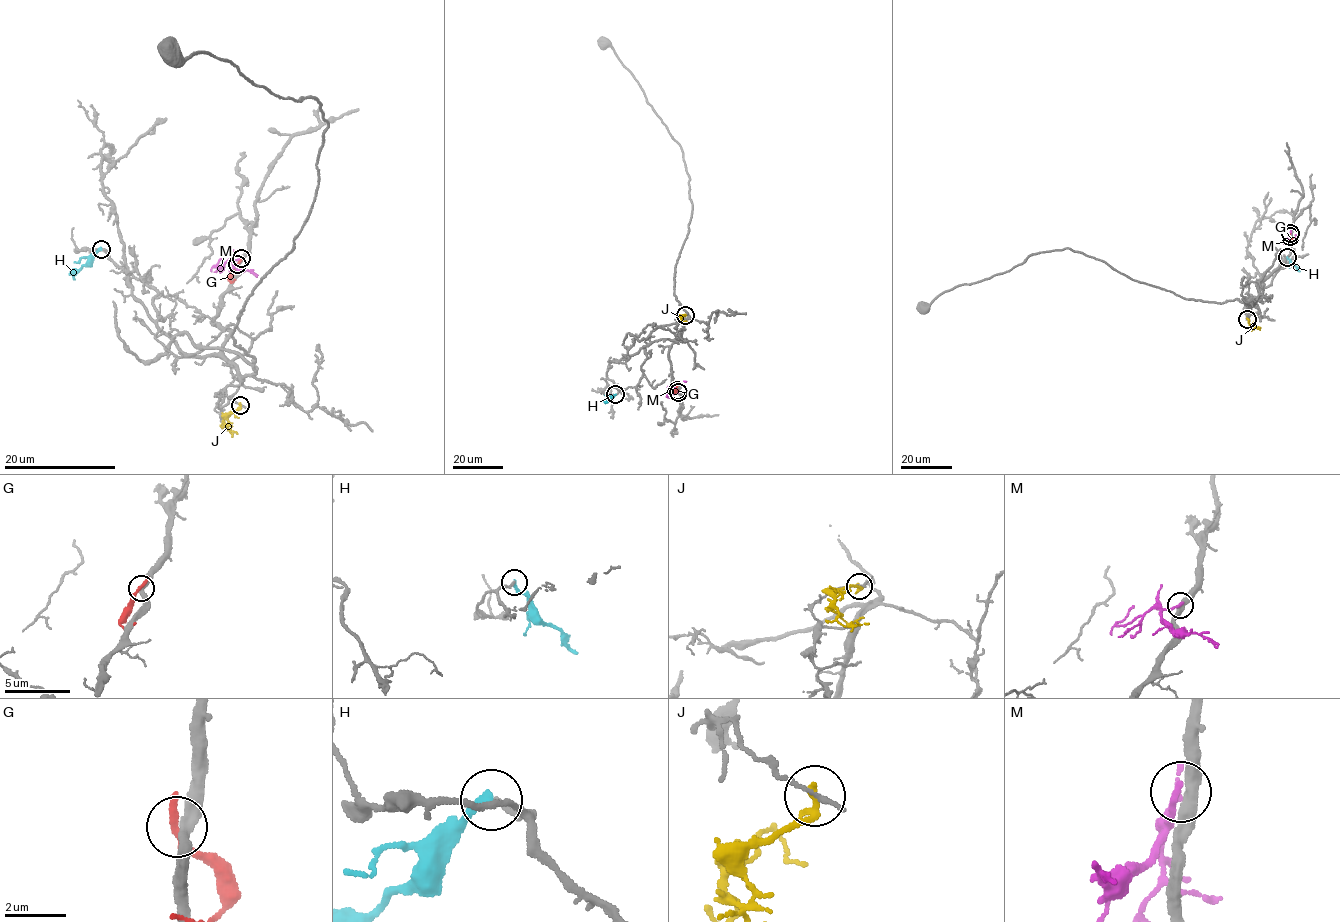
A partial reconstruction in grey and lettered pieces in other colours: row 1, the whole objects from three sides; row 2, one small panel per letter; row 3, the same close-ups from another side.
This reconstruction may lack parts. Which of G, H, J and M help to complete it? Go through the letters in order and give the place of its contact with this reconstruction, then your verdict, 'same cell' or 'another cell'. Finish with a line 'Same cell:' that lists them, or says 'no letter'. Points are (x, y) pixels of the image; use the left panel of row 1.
G: (237, 264) | another cell
H: (101, 249) | same cell
J: (240, 405) | another cell
M: (241, 258) | another cell
Same cell: H

